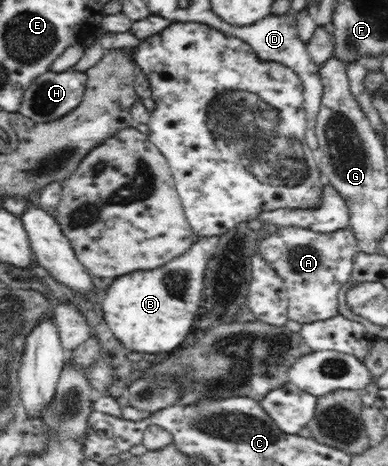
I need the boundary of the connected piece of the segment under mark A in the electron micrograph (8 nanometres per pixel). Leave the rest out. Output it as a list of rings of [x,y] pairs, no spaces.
[[[283,226],[271,236],[261,236],[257,252],[283,278],[288,298],[288,318],[307,324],[339,314],[337,296],[341,286],[351,278],[353,259],[360,250],[349,226],[335,232]]]

